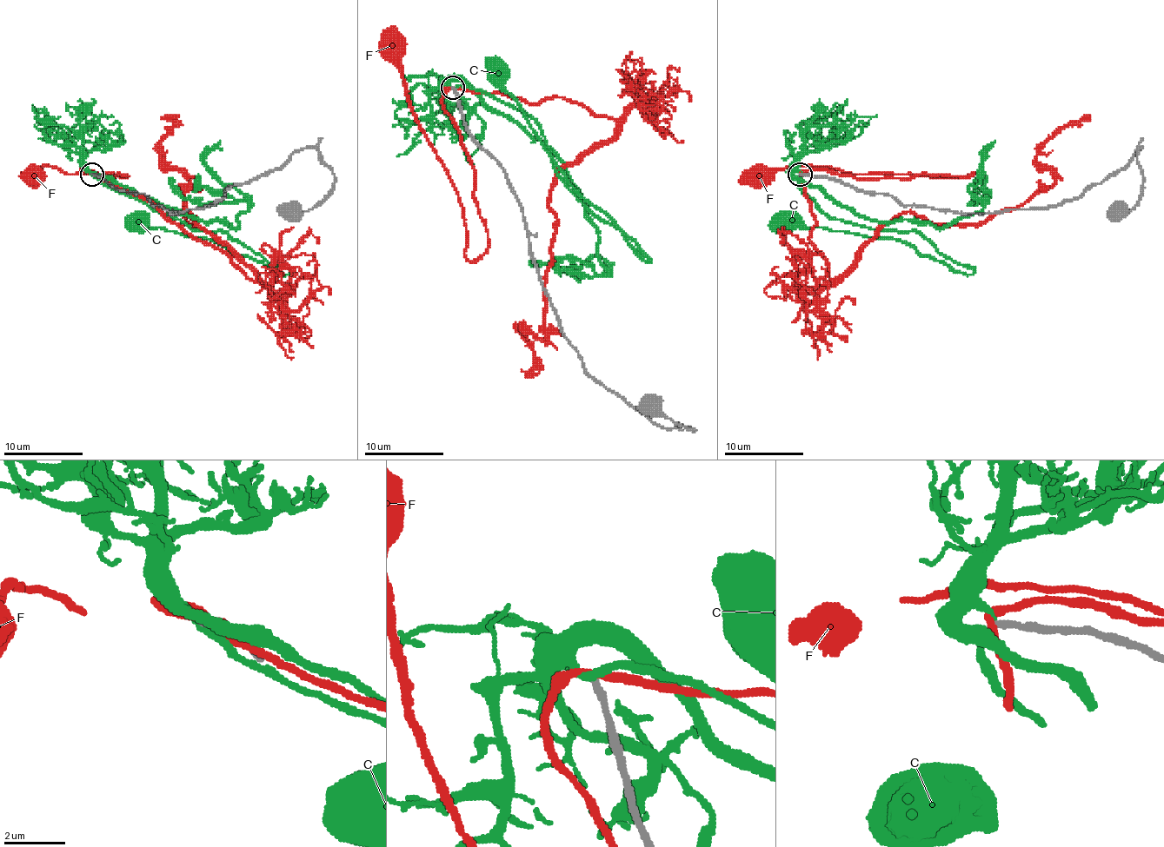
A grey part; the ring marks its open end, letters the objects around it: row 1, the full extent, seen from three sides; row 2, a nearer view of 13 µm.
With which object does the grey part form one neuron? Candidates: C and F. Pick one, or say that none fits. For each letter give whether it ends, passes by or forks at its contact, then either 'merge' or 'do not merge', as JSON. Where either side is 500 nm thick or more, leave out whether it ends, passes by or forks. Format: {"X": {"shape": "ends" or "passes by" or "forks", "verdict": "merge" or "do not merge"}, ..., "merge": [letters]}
{"C": {"shape": "passes by", "verdict": "do not merge"}, "F": {"shape": "passes by", "verdict": "do not merge"}, "merge": []}

